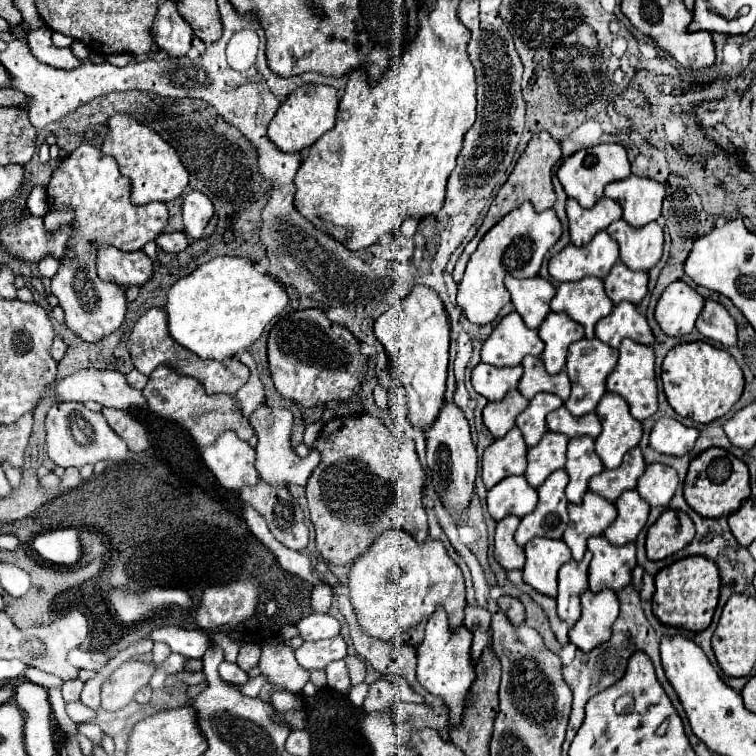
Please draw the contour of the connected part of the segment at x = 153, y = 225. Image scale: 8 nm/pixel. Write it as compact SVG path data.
M83 143L55 169L51 183L47 185L49 211L61 211L71 207L75 219L71 221L73 235L69 237L67 251L73 249L75 257L59 259L59 271L51 279L51 293L59 299L65 311L65 325L89 343L95 343L113 333L125 319L127 301L125 287L105 283L97 275L97 251L103 245L111 245L121 251L141 251L145 243L157 239L169 221L165 203L149 203L137 207L131 203L131 183L125 179L113 157L99 155L99 147Z

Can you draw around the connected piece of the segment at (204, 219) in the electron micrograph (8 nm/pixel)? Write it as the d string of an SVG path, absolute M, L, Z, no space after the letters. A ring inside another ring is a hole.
M191 191L183 201L183 221L185 233L191 239L201 239L203 229L207 227L209 219L215 215L213 203L199 191Z

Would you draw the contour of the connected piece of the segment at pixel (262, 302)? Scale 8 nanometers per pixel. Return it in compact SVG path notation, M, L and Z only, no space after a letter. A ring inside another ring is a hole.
M215 257L187 277L181 277L167 293L169 333L185 349L201 359L227 359L255 343L265 325L289 303L285 287L269 273L257 271L251 259Z

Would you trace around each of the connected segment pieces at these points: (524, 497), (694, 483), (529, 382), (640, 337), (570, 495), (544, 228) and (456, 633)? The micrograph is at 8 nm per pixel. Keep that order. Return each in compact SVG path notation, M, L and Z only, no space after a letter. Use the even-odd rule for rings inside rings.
M513 475L487 491L487 509L495 521L501 521L507 515L525 517L537 507L537 501L537 491L529 487L523 475Z
M711 447L691 461L683 493L685 493L689 507L695 513L709 517L709 519L719 519L721 515L729 515L731 511L737 511L749 499L751 495L749 469L743 461L739 461L725 449Z
M525 357L521 365L523 365L523 377L519 381L519 391L523 397L533 399L537 393L553 393L563 401L569 399L571 383L567 373L561 371L557 375L549 375L539 357Z
M619 303L611 311L611 315L603 317L595 325L595 337L615 349L619 349L625 337L649 347L655 343L655 337L651 333L651 327L647 325L647 319L631 303Z
M575 437L567 447L567 465L565 471L569 475L569 485L565 495L571 503L581 503L583 495L589 491L589 479L603 471L603 463L595 453L595 445L591 437Z
M523 203L515 211L507 213L479 243L477 251L471 255L465 275L459 281L457 291L457 307L461 313L475 325L487 325L497 319L503 305L511 301L511 295L505 287L505 277L531 279L539 275L541 263L547 251L561 239L561 223L553 209L543 213L533 211L531 203Z
M437 609L427 621L423 643L417 647L417 681L425 687L425 691L429 691L431 695L437 695L445 701L445 705L449 707L451 725L461 723L465 697L475 679L475 669L471 667L471 657L469 657L471 639L473 639L473 635L465 625L451 629L447 623L445 611Z

